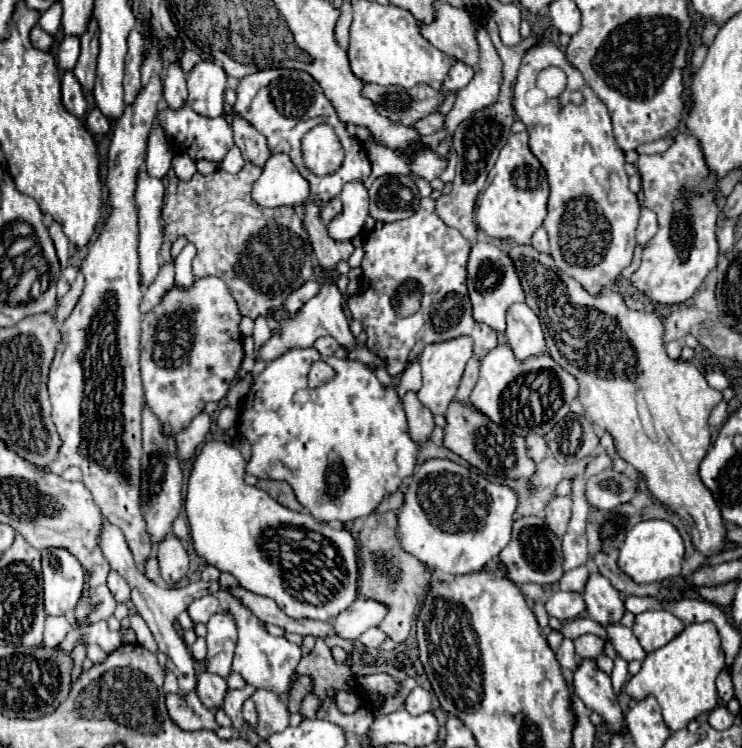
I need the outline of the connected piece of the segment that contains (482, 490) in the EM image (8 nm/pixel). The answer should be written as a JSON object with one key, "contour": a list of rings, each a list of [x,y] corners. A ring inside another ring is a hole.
{"contour":[[[428,460],[412,476],[412,482],[406,492],[404,506],[398,512],[398,532],[400,544],[406,552],[416,556],[432,570],[442,570],[454,576],[472,574],[484,570],[490,562],[498,558],[504,546],[510,542],[512,516],[516,510],[516,494],[508,486],[492,484],[476,470],[458,466],[450,460]]]}

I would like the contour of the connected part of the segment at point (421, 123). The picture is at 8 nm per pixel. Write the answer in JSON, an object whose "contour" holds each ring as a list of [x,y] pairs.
{"contour":[[[434,112],[434,114],[428,114],[428,116],[424,116],[422,120],[418,120],[412,128],[414,128],[420,136],[426,136],[426,134],[432,134],[432,132],[440,130],[440,128],[442,128],[442,122],[444,122],[444,116]]]}

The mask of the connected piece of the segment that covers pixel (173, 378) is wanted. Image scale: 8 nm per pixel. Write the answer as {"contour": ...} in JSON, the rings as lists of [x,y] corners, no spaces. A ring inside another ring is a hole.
{"contour":[[[208,276],[196,280],[192,288],[184,290],[174,286],[166,292],[162,302],[144,316],[142,320],[142,344],[140,344],[140,366],[142,366],[142,382],[144,382],[144,402],[150,412],[156,414],[162,426],[164,436],[174,436],[184,430],[194,416],[198,416],[208,402],[220,402],[230,384],[234,382],[242,360],[242,334],[240,334],[240,312],[236,302],[232,300],[226,284],[220,278]]]}

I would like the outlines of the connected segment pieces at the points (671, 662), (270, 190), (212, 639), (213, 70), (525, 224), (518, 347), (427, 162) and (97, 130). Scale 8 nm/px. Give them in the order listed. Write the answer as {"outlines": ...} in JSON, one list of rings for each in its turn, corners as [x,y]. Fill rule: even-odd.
{"outlines":[[[[712,622],[688,624],[674,640],[666,646],[646,654],[642,668],[626,684],[626,694],[634,700],[644,700],[654,696],[662,708],[666,726],[676,732],[686,728],[690,720],[700,714],[706,714],[718,706],[716,678],[726,666],[726,656],[720,644],[718,630]]],[[[272,154],[262,168],[262,176],[256,180],[254,190],[252,190],[252,200],[264,208],[278,208],[278,206],[288,206],[288,208],[300,208],[308,200],[310,186],[306,178],[298,172],[298,168],[292,164],[292,160],[284,154]]],[[[218,612],[208,620],[208,654],[206,654],[206,670],[218,676],[228,676],[232,666],[232,656],[238,640],[238,630],[234,616],[230,612]]],[[[210,60],[198,62],[188,74],[188,106],[206,118],[218,118],[224,110],[224,70]]],[[[528,132],[512,134],[490,173],[490,184],[476,200],[474,222],[480,232],[494,240],[514,240],[516,244],[530,244],[532,234],[542,226],[546,218],[546,202],[550,196],[550,186],[546,170],[532,154],[528,146]]],[[[514,304],[508,310],[506,322],[508,322],[506,338],[518,360],[540,356],[548,350],[540,320],[532,312],[532,308],[528,308],[526,304]]],[[[418,150],[412,158],[410,158],[410,168],[414,174],[426,178],[428,182],[438,178],[440,172],[446,168],[446,160],[438,158],[436,152],[432,150]]],[[[94,108],[94,110],[88,114],[86,124],[88,124],[90,132],[94,132],[94,134],[108,134],[108,132],[110,132],[110,120],[108,120],[98,108]]]]}

